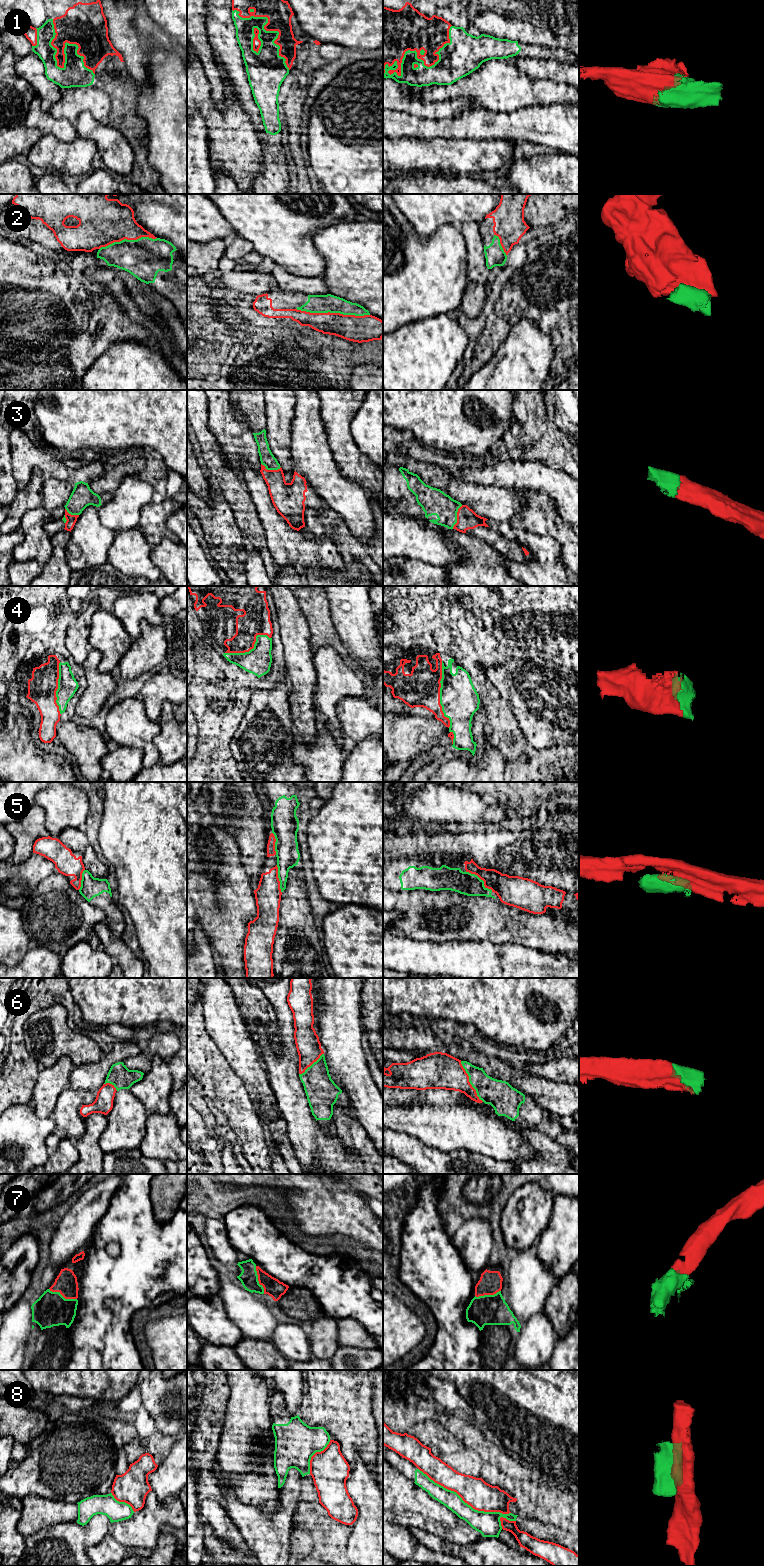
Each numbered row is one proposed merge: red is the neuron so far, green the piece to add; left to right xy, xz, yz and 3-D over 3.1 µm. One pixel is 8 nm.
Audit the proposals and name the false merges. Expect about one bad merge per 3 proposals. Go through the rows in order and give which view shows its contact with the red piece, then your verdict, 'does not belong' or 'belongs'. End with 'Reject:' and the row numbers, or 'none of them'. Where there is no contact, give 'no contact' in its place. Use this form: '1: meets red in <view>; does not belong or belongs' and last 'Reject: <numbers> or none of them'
1: meets red in yz; belongs
2: meets red in xz; belongs
3: meets red in yz; belongs
4: meets red in yz; belongs
5: meets red in yz; does not belong
6: meets red in yz; belongs
7: meets red in xy; belongs
8: meets red in yz; does not belong
Reject: 5, 8

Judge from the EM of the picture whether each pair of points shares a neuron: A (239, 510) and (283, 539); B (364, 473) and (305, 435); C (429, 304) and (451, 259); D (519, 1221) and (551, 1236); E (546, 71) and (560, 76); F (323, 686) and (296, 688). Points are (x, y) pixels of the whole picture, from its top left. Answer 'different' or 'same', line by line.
A: different
B: different
C: same
D: different
E: same
F: different

